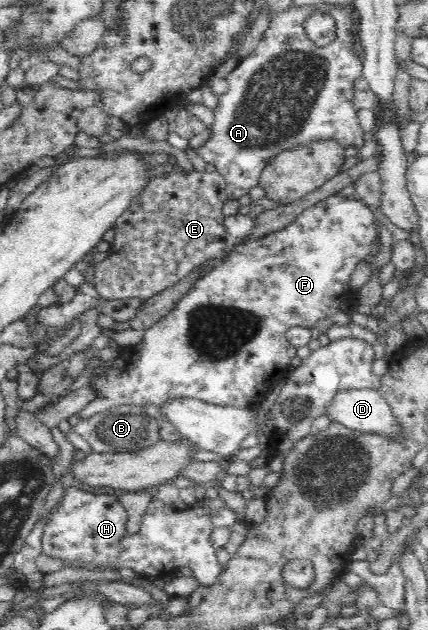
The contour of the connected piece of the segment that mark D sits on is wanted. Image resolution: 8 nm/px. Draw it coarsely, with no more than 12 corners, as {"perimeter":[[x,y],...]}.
{"perimeter":[[347,387],[327,405],[350,430],[395,434],[377,389]]}

